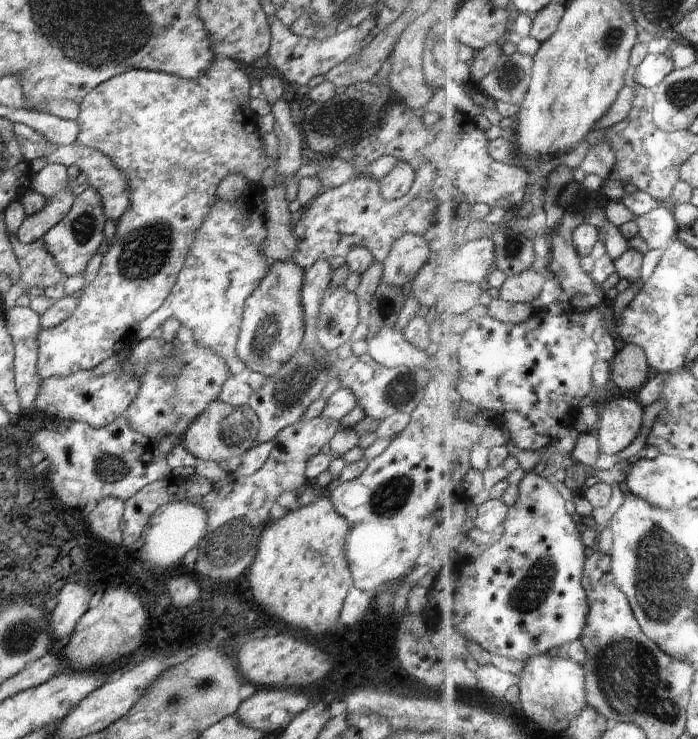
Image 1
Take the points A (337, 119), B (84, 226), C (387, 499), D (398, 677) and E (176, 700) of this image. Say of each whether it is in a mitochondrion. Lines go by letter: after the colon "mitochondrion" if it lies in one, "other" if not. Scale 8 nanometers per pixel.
A: mitochondrion
B: mitochondrion
C: mitochondrion
D: other
E: mitochondrion

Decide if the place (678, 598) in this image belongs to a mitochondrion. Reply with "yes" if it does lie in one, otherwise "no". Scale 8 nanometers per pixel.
yes

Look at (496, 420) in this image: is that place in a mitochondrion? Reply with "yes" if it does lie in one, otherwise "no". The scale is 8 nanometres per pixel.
no

